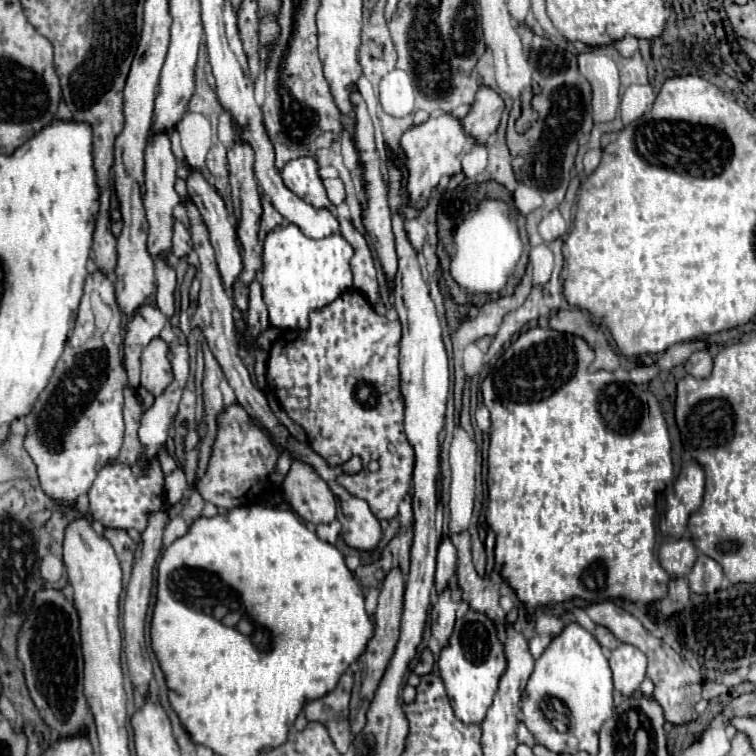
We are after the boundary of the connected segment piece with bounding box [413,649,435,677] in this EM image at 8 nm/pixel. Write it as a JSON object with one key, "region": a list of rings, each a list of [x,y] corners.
{"region":[[[425,649],[425,651],[421,653],[421,657],[419,657],[419,663],[415,665],[413,673],[417,673],[419,677],[423,677],[423,675],[431,673],[431,669],[433,669],[433,663],[435,663],[435,659],[433,659],[431,651],[429,651],[429,649]]]}

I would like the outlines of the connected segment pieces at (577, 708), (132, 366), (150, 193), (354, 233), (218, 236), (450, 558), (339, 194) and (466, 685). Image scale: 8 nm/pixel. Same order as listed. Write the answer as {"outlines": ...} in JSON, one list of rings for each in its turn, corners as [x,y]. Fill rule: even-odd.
{"outlines":[[[[569,623],[565,629],[553,637],[553,641],[545,647],[541,657],[535,661],[535,671],[529,677],[529,683],[521,695],[521,711],[523,711],[523,723],[533,733],[535,741],[545,745],[553,753],[579,753],[587,751],[591,755],[599,749],[599,729],[601,725],[613,715],[613,675],[607,657],[603,655],[603,649],[599,641],[583,629],[579,623]],[[553,719],[563,721],[567,725],[567,731],[561,733],[553,725]]],[[[141,305],[135,309],[131,319],[125,325],[125,341],[123,341],[123,363],[129,377],[129,387],[139,387],[139,357],[141,351],[149,345],[151,339],[159,337],[159,331],[165,327],[167,319],[155,305]]],[[[161,133],[151,137],[145,149],[145,195],[143,195],[143,205],[147,211],[147,221],[149,221],[149,241],[147,241],[147,251],[153,259],[167,259],[171,251],[171,233],[173,233],[173,207],[179,205],[179,195],[175,191],[175,169],[177,161],[171,153],[169,145],[169,135]]],[[[339,219],[341,221],[341,235],[351,243],[351,247],[355,249],[355,255],[351,259],[351,271],[353,271],[353,287],[365,295],[369,299],[371,305],[375,305],[377,301],[377,279],[375,279],[375,267],[373,267],[373,259],[371,259],[371,251],[367,247],[365,237],[351,225],[351,221],[347,219]]],[[[191,169],[191,175],[187,179],[187,191],[189,191],[189,197],[195,201],[195,205],[199,207],[201,215],[203,215],[203,221],[209,229],[209,237],[211,237],[211,245],[215,249],[215,257],[217,257],[217,267],[219,267],[219,273],[221,273],[221,279],[225,283],[225,289],[227,291],[233,291],[235,287],[235,281],[239,279],[239,275],[243,273],[243,257],[241,257],[241,247],[239,247],[239,241],[237,241],[237,231],[235,227],[231,225],[229,217],[227,217],[227,209],[225,209],[225,203],[221,199],[221,195],[215,191],[215,187],[207,181],[207,177],[199,171],[193,171]]],[[[443,537],[439,541],[439,549],[437,549],[437,569],[435,569],[435,587],[437,591],[443,591],[451,577],[455,575],[457,569],[457,551],[451,543],[449,537]]],[[[337,177],[337,179],[325,179],[325,189],[327,189],[327,195],[329,195],[329,201],[333,205],[341,205],[345,201],[345,189],[343,189],[343,181]]],[[[469,609],[463,617],[457,619],[453,635],[449,637],[449,645],[441,649],[437,661],[451,707],[463,723],[481,723],[485,719],[485,713],[493,703],[495,687],[505,671],[505,665],[507,663],[503,655],[503,645],[497,639],[493,621],[487,615]]]]}

